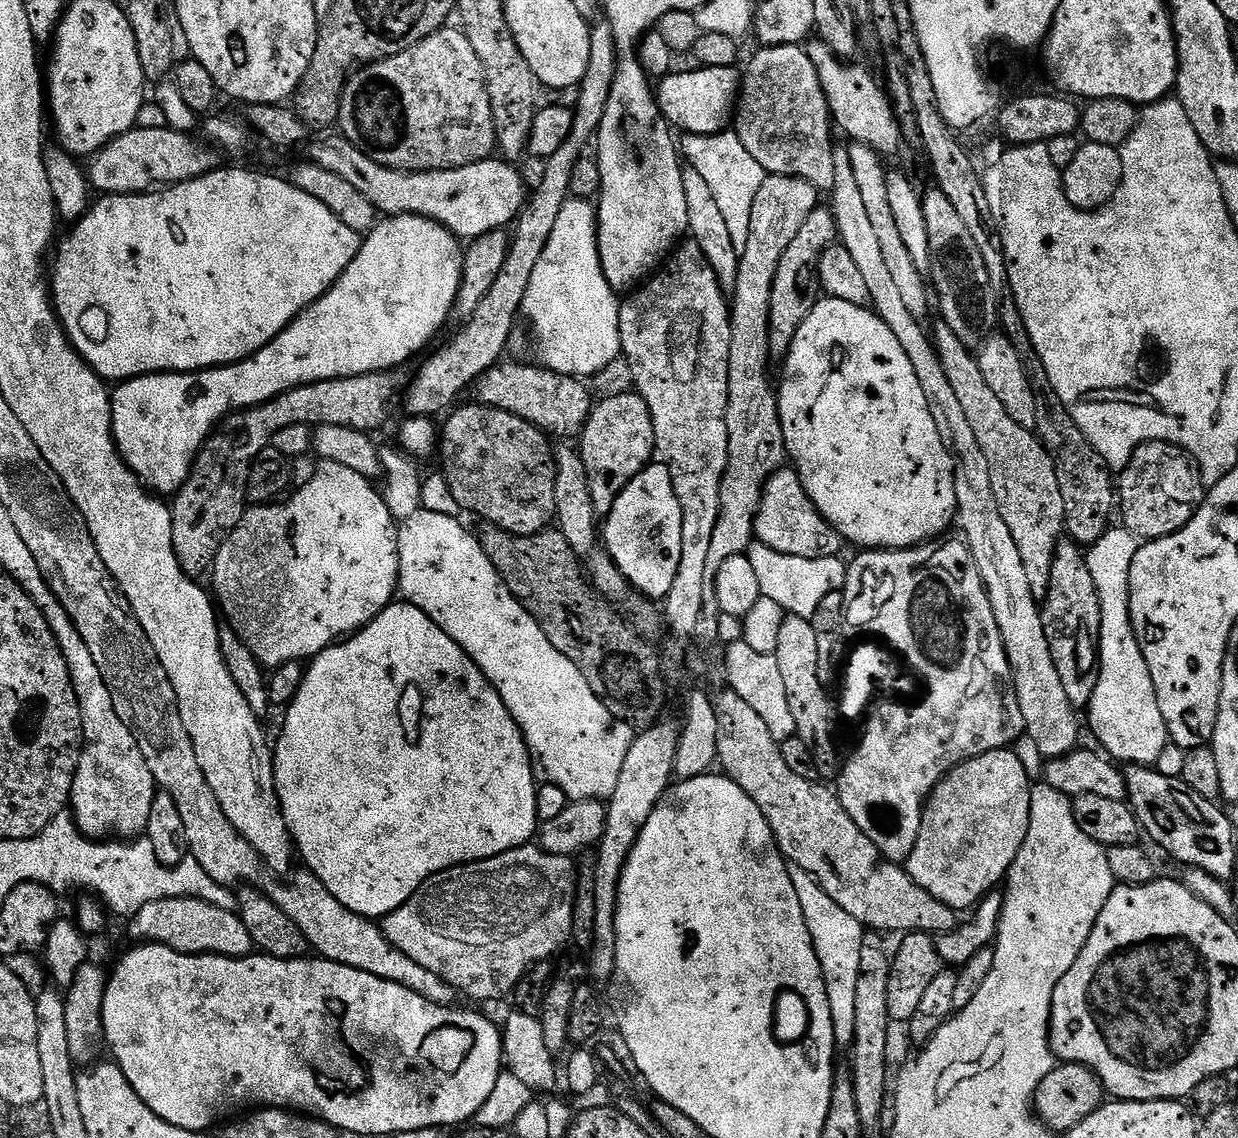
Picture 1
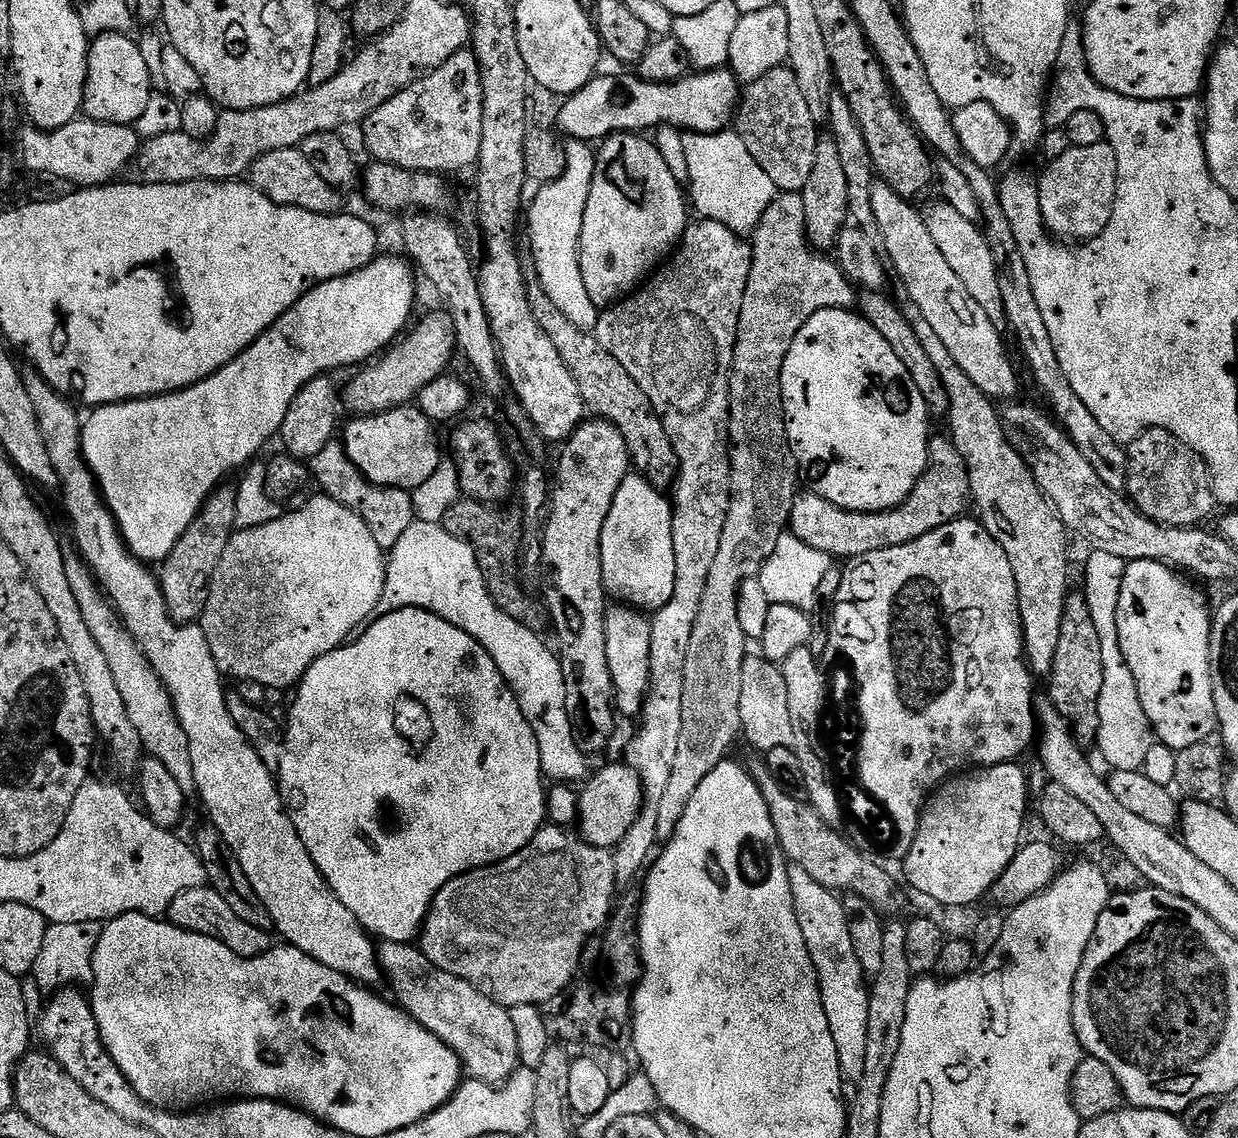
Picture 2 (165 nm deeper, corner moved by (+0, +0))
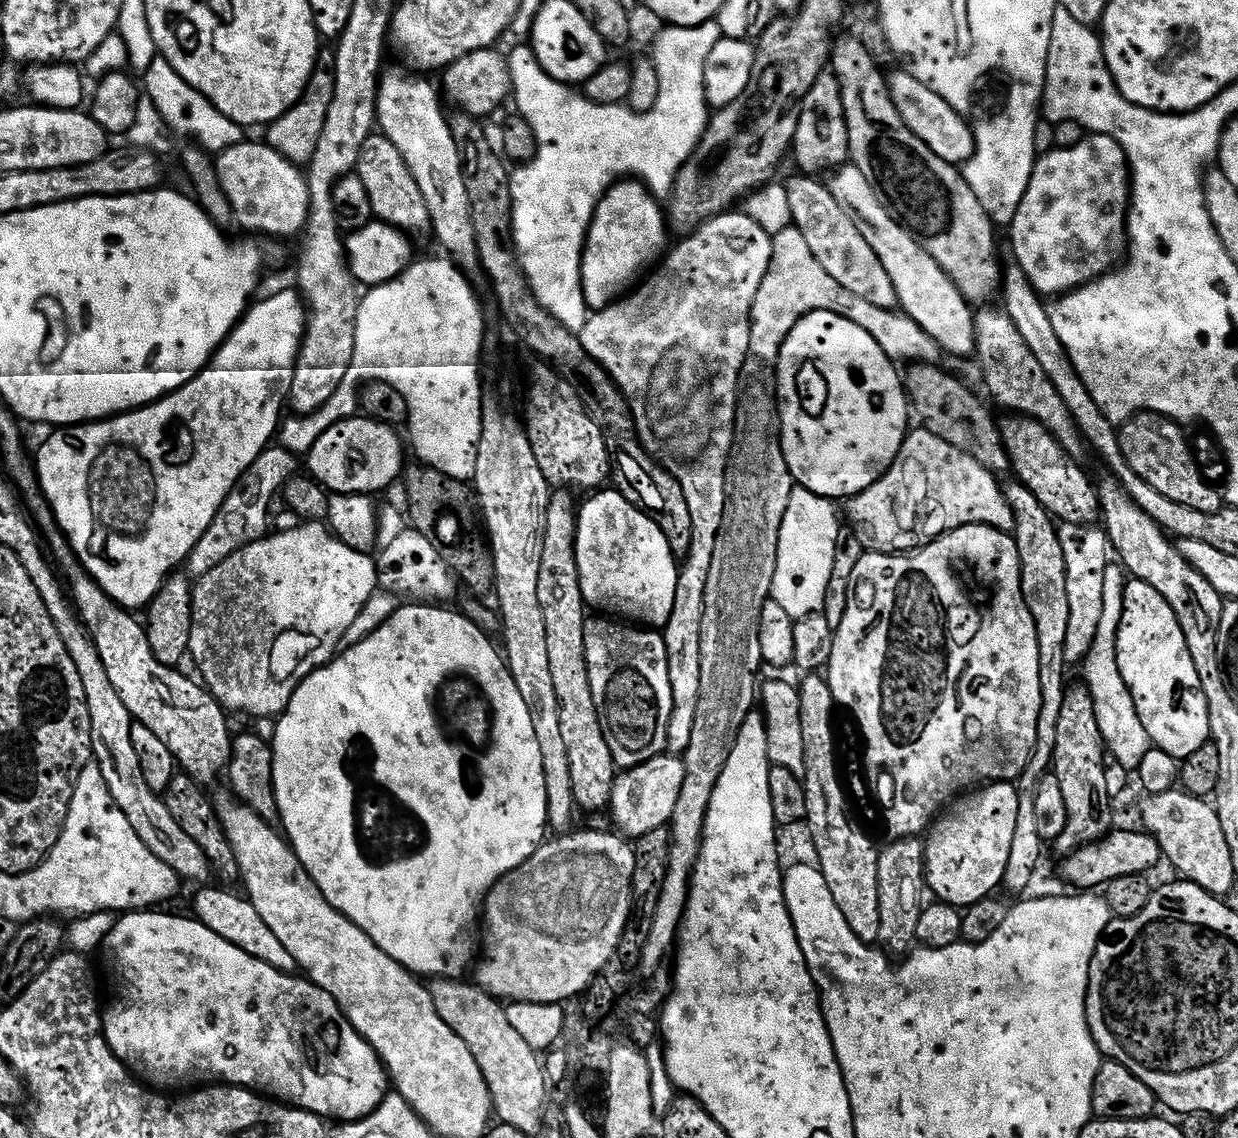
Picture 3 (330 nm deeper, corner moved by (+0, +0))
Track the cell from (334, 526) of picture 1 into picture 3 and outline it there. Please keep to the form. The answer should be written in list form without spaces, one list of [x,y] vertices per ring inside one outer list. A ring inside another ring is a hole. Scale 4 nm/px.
[[[302,522],[294,530],[273,531],[271,535],[266,537],[265,540],[253,539],[250,546],[230,554],[230,558],[226,558],[226,562],[218,562],[218,566],[214,566],[214,570],[210,570],[210,574],[199,577],[195,581],[192,590],[192,629],[190,630],[188,651],[190,660],[196,663],[196,668],[200,671],[201,677],[199,676],[199,679],[202,681],[203,687],[211,692],[212,697],[218,701],[221,708],[229,713],[249,712],[252,716],[272,716],[271,718],[276,718],[288,707],[290,698],[298,690],[301,682],[311,672],[316,671],[317,668],[323,668],[329,660],[337,655],[342,642],[342,634],[346,634],[346,630],[353,624],[354,618],[358,618],[362,606],[366,606],[369,598],[376,593],[378,581],[377,561],[367,552],[359,552],[350,546],[346,546],[339,538],[333,536],[323,523]]]

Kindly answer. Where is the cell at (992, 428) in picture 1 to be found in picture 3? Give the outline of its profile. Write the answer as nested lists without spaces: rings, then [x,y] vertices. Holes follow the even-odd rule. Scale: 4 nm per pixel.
[[[1012,482],[1004,488],[1004,497],[1012,507],[1016,530],[1014,539],[1018,546],[1020,559],[1020,585],[1026,606],[1034,618],[1034,626],[1038,630],[1038,666],[1040,667],[1040,685],[1042,686],[1042,710],[1038,714],[1038,738],[1032,751],[1030,762],[1016,781],[1018,794],[1017,825],[1014,826],[1013,845],[1010,848],[1009,861],[1006,864],[1003,887],[1005,890],[1023,895],[1038,868],[1042,856],[1044,841],[1038,834],[1035,824],[1035,799],[1041,779],[1049,773],[1053,760],[1055,735],[1058,734],[1058,714],[1062,714],[1062,702],[1066,691],[1064,684],[1064,660],[1066,632],[1069,629],[1070,607],[1067,597],[1067,566],[1063,557],[1062,542],[1057,532],[1058,524],[1052,513],[1047,512],[1030,494],[1024,484]]]

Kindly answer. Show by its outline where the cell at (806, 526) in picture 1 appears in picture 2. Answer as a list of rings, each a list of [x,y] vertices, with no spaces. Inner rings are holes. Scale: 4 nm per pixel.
[[[933,439],[928,446],[928,469],[904,504],[891,508],[889,512],[847,512],[817,492],[805,490],[797,495],[788,522],[791,535],[806,542],[806,546],[814,546],[814,550],[822,550],[822,554],[833,558],[855,558],[874,550],[914,542],[946,522],[961,519],[967,513],[964,511],[970,508],[971,495],[968,468],[951,439]]]

